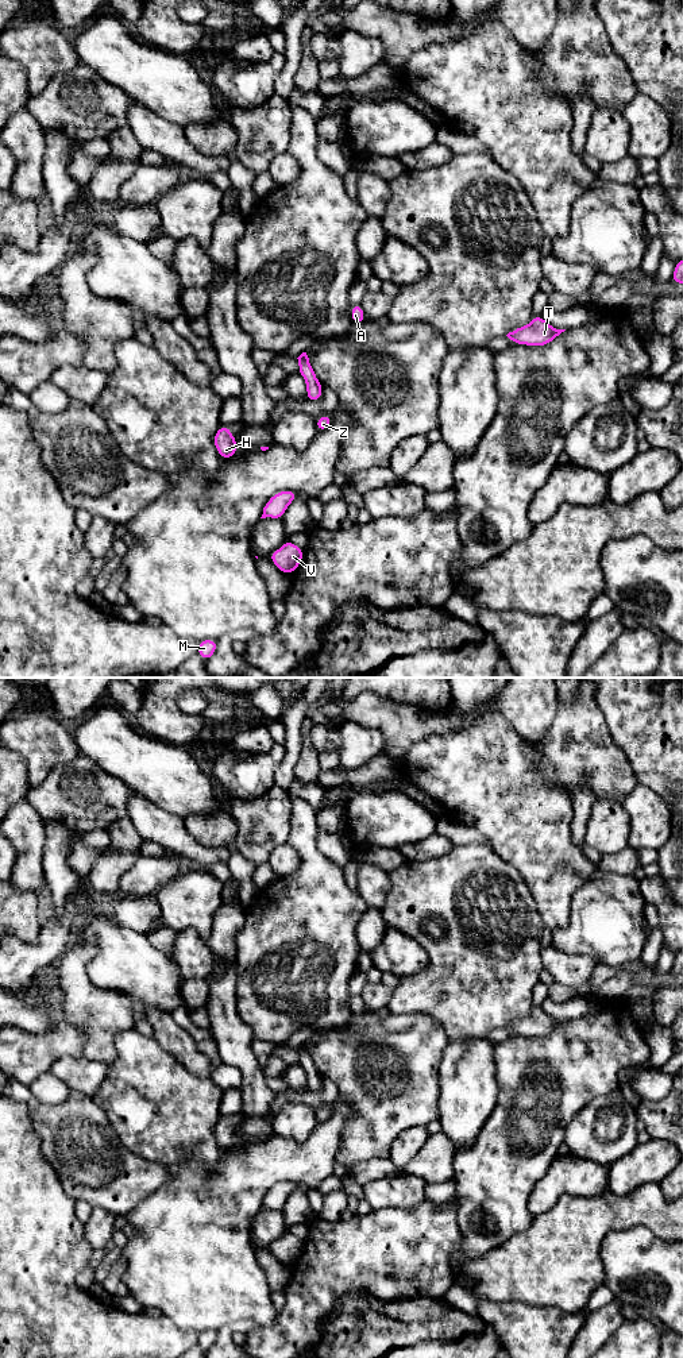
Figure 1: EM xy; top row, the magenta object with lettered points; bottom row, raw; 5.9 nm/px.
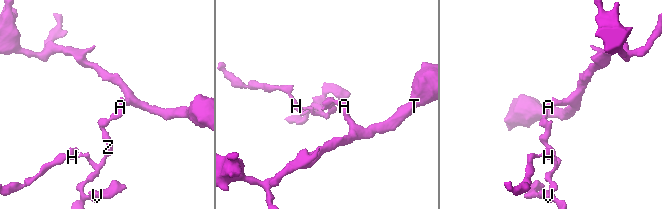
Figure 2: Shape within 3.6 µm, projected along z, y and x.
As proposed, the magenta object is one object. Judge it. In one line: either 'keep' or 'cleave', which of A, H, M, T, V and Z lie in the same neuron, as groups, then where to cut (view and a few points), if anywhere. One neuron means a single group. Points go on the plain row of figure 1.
cleave; groups A T / H M V Z; cut xy (300, 1046), (308, 1052)

